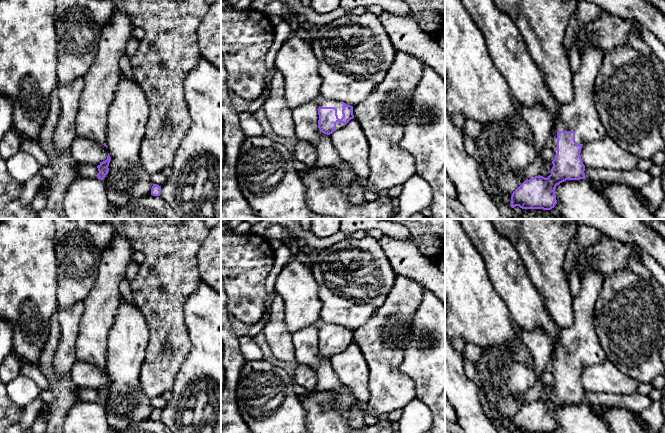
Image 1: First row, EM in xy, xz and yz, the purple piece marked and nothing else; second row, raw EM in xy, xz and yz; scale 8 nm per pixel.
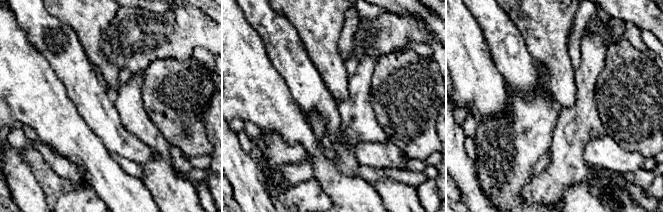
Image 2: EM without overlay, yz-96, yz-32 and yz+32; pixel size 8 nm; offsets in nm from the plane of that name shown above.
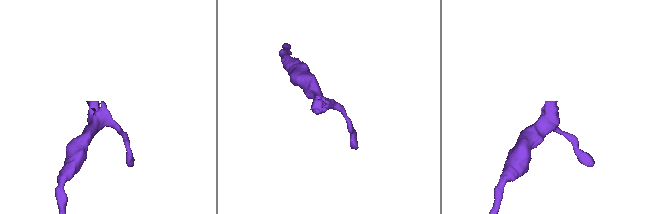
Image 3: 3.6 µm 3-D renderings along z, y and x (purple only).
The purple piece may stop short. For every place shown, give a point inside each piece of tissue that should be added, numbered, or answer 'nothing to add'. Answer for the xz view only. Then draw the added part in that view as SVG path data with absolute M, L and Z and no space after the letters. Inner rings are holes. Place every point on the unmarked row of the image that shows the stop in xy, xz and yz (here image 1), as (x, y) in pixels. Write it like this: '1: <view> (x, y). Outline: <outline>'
1: xz (322, 327). Outline: M321 323L319 325L319 330L320 331L335 331L337 333L338 342L341 343L343 341L343 338L342 338L343 328L341 326L338 326L335 324Z

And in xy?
1: xy (100, 307). Outline: M115 230L113 240L101 253L96 281L83 302L75 360L106 367L108 334L122 296L119 284L134 252L127 237Z

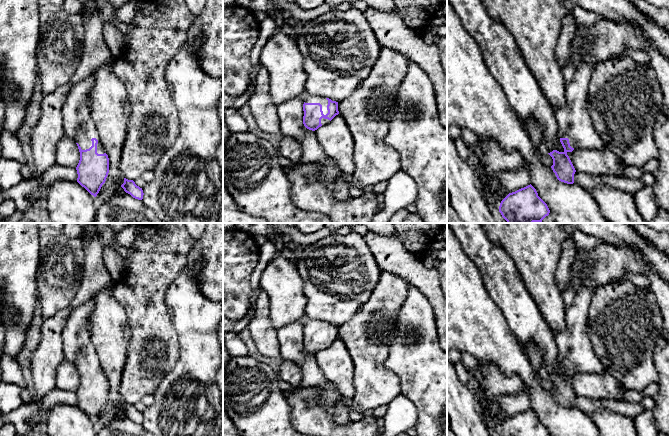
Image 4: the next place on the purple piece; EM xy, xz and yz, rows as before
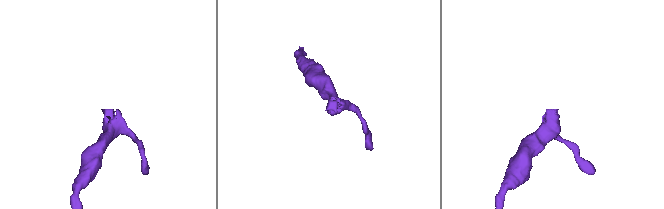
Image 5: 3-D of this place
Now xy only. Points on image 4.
1: xy (78, 349). Outline: M91 298L70 311L62 330L63 356L78 367L82 374L89 373L92 370L91 363L96 362L97 377L104 378L106 376L100 367L97 353L90 339L88 321L92 312Z

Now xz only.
1: xz (307, 323). Outline: M306 319L304 321L304 326L305 327L320 327L322 329L323 338L326 339L328 337L328 334L327 334L328 324L326 322L323 322L320 320Z

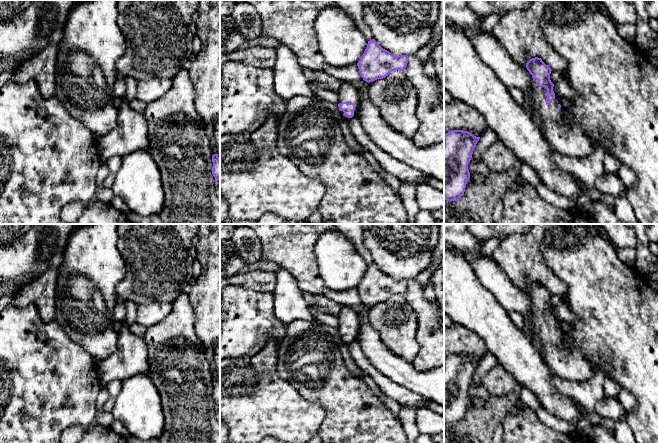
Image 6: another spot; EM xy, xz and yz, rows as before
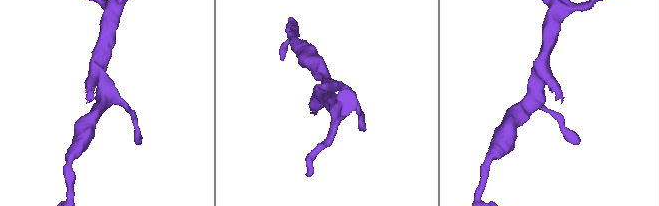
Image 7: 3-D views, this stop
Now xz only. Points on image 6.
1: xz (347, 317). Outline: M345 306L337 316L339 319L339 327L347 326L354 327L356 329L354 334L354 340L356 340L359 333L359 321L357 312L355 312L352 308ZM341 335L341 339L347 344L351 344L354 341L353 340L352 342L348 342L343 335Z

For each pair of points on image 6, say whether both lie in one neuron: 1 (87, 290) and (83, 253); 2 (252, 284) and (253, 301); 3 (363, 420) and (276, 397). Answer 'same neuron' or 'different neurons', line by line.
1: same neuron
2: different neurons
3: different neurons

